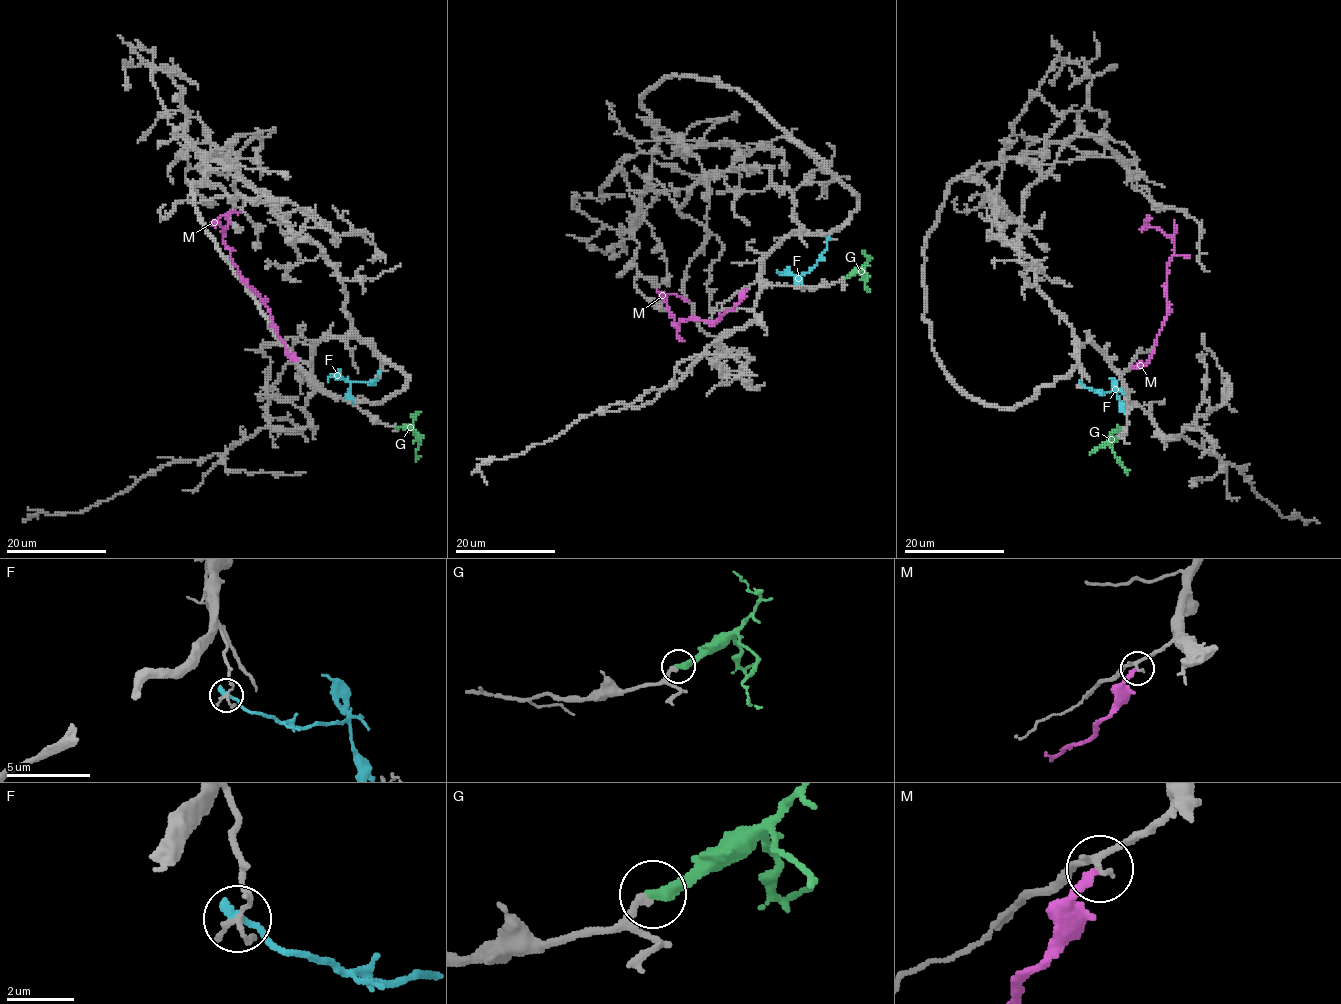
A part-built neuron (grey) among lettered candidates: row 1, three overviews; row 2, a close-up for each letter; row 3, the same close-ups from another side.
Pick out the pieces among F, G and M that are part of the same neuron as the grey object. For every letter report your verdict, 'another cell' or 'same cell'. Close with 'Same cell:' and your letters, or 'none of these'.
F: another cell
G: same cell
M: another cell
Same cell: G

